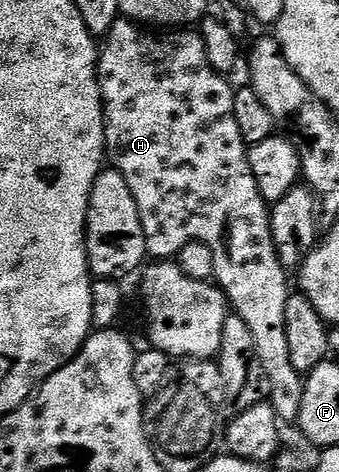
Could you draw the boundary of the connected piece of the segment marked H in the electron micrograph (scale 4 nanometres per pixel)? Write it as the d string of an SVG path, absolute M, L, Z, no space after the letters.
M120 18L112 26L112 30L101 45L98 53L98 85L102 91L102 106L106 113L106 150L108 160L113 171L119 172L128 182L128 190L132 190L132 198L136 198L136 210L140 210L140 222L144 226L144 238L146 239L146 251L155 261L166 262L177 257L188 242L204 242L208 250L212 250L212 258L216 258L216 274L214 280L219 288L226 294L229 307L233 315L244 318L248 330L252 330L252 339L256 342L256 350L260 353L260 362L264 366L264 374L270 383L268 403L276 410L279 420L283 425L297 425L300 414L300 398L304 398L304 386L306 385L303 373L292 366L292 357L288 354L288 330L284 326L284 310L288 306L288 298L292 295L292 284L286 281L288 270L280 262L276 254L276 246L272 242L272 226L270 225L270 208L266 199L260 194L256 186L256 178L252 178L252 166L248 162L246 153L248 145L240 134L240 126L236 126L236 114L234 113L235 89L225 75L216 70L208 62L206 47L201 35L194 30L166 30L157 36L157 31L147 30L139 26L135 21Z

